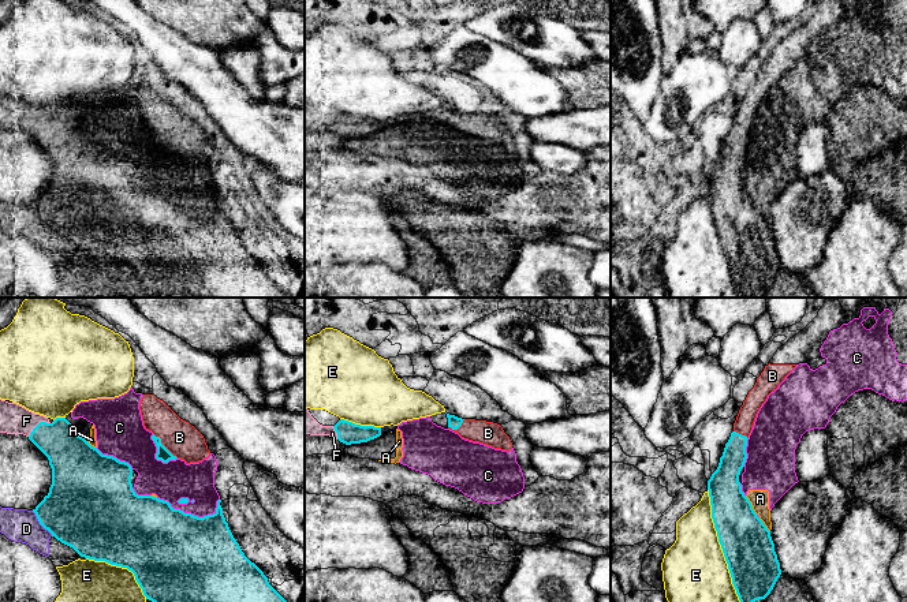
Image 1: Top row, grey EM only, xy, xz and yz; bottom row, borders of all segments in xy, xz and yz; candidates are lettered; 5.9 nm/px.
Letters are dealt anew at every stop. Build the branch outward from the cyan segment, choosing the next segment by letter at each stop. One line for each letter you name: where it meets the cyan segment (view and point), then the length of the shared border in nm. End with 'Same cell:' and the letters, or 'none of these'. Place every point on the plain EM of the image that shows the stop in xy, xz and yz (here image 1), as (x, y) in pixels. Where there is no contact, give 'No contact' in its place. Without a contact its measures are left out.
B: Touches cyan at xy (163, 139). Shared border 220 nm
F: Touches cyan at xy (37, 119). Shared border 160 nm
Same cell: B, F

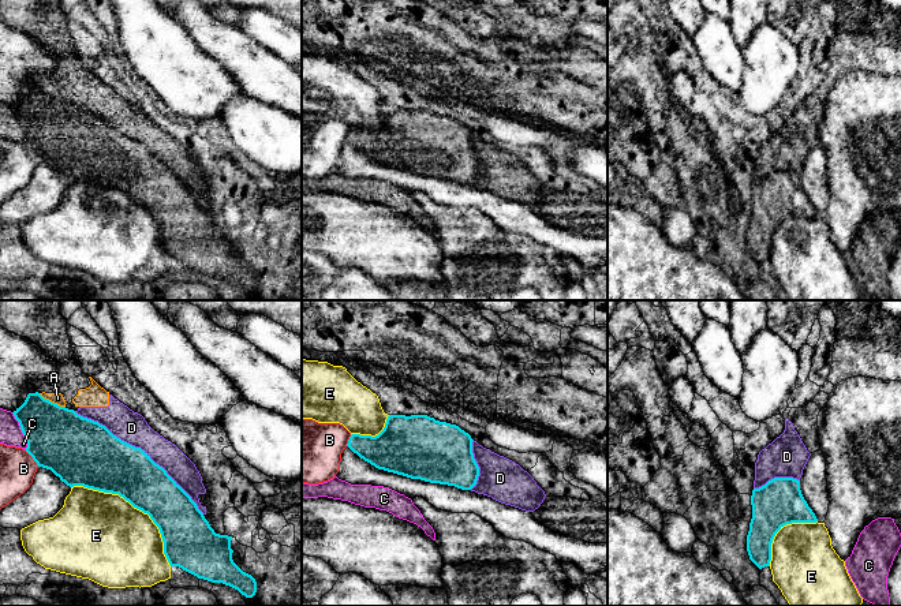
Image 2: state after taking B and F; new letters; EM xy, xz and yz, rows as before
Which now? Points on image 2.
Same cell: none of these

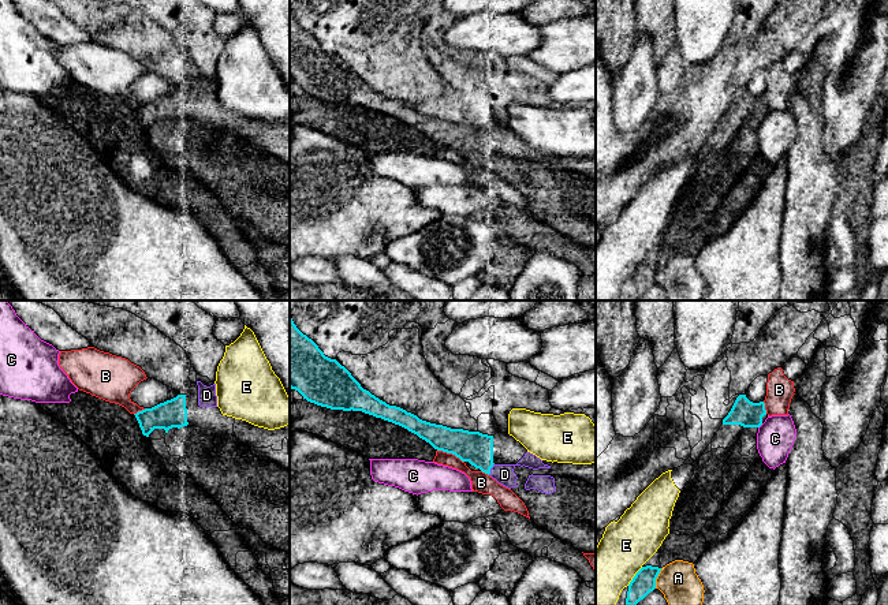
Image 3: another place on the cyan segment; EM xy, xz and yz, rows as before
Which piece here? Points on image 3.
D: Touches cyan at xz (491, 161). Shared border 80 nm
Same cell: D

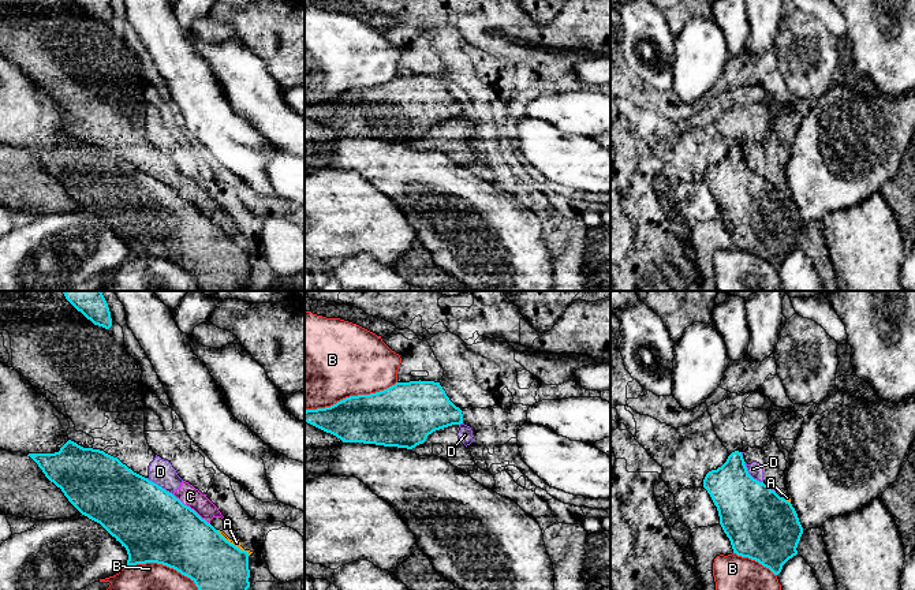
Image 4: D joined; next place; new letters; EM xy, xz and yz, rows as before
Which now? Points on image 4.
Same cell: none of these

